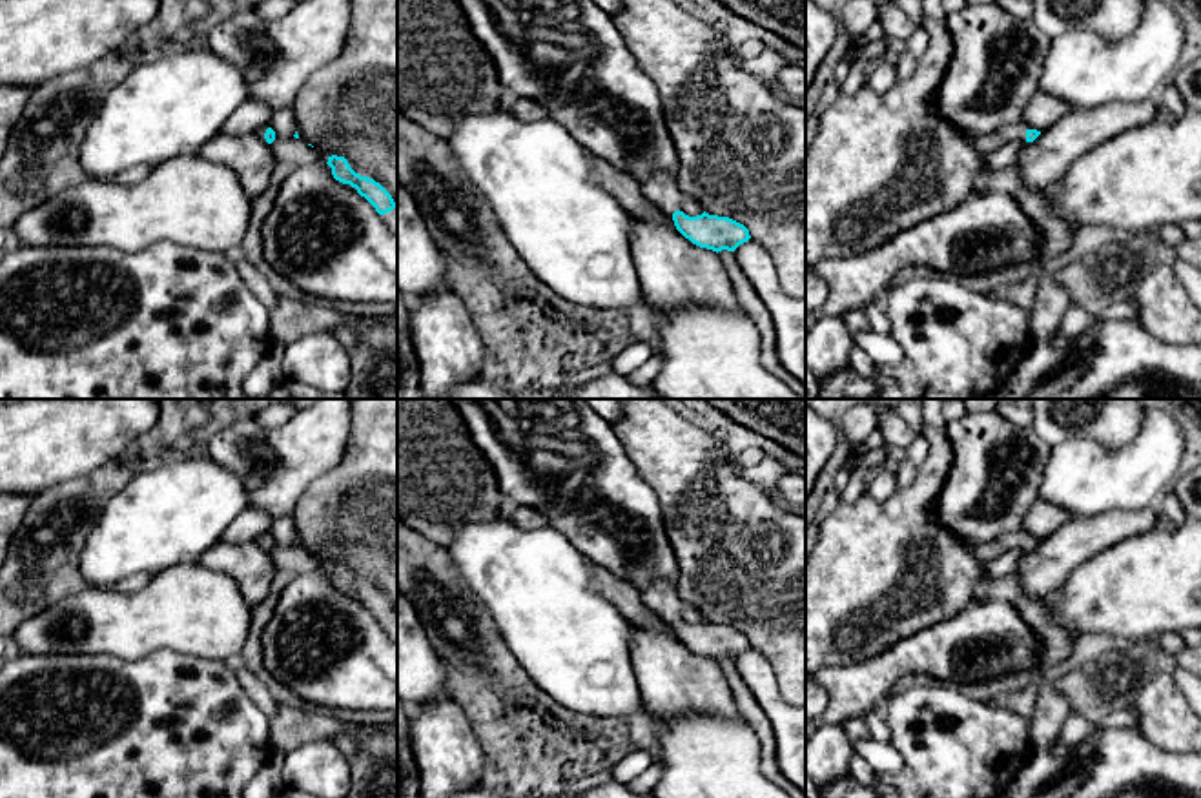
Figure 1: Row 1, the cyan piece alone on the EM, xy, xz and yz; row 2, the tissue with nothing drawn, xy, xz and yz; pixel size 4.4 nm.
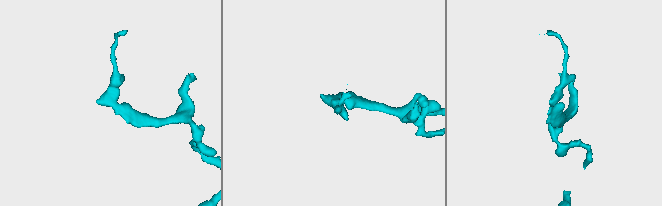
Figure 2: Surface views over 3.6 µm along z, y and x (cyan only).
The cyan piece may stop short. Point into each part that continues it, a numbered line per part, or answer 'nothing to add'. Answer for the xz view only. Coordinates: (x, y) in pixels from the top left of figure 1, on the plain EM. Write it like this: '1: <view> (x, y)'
1: xz (662, 596)

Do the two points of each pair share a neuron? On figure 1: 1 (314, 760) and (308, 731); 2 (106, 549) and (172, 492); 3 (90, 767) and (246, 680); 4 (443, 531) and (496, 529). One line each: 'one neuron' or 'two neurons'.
1: two neurons
2: one neuron
3: two neurons
4: two neurons

